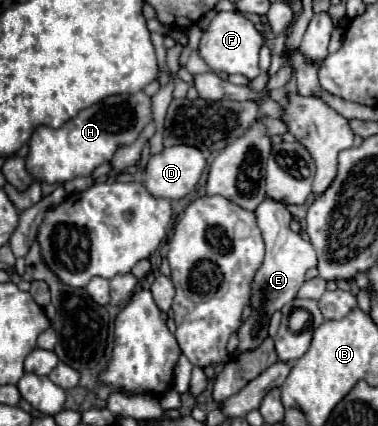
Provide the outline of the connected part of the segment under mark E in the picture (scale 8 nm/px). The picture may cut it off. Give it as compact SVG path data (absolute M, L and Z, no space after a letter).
M267 198L267 200L263 200L259 204L255 214L257 214L257 224L259 224L259 228L263 232L267 254L265 254L263 266L257 270L257 276L255 276L253 288L251 288L251 308L253 308L253 314L239 328L239 346L237 346L235 354L233 354L233 358L259 348L259 344L269 336L267 328L269 328L269 320L271 320L273 312L281 310L283 306L287 306L297 296L299 288L305 282L305 272L309 268L317 266L317 252L315 252L315 248L309 242L305 242L299 234L291 232L289 222L291 222L293 216L289 214L285 204L277 204L275 200Z

